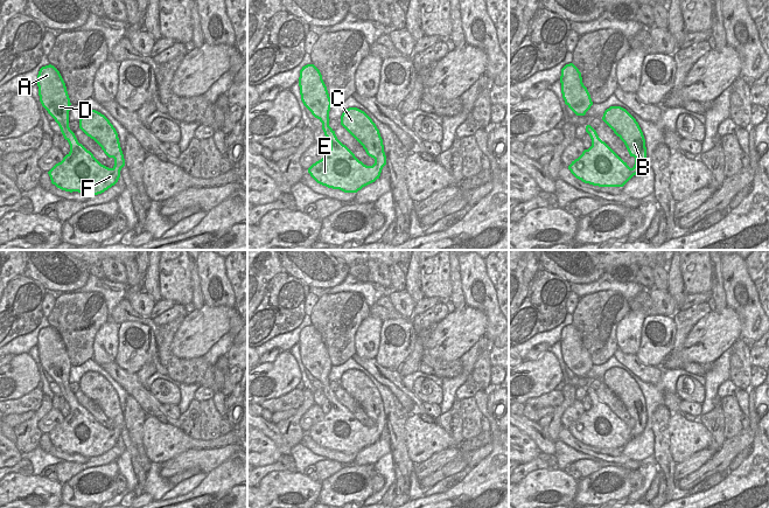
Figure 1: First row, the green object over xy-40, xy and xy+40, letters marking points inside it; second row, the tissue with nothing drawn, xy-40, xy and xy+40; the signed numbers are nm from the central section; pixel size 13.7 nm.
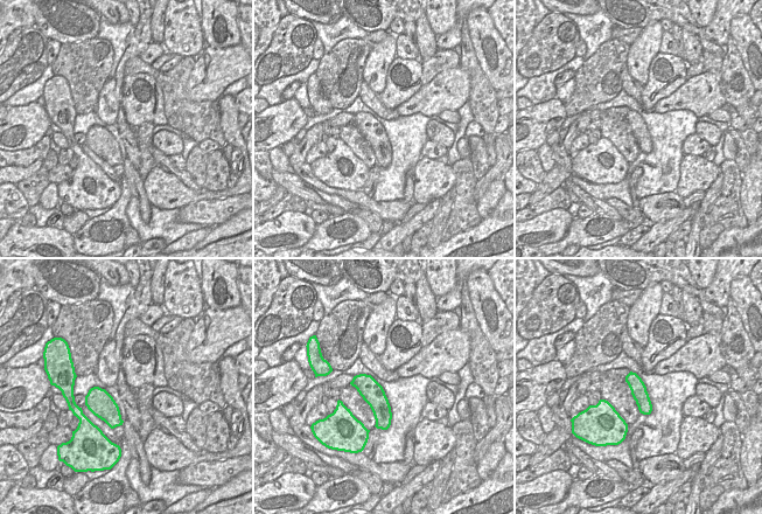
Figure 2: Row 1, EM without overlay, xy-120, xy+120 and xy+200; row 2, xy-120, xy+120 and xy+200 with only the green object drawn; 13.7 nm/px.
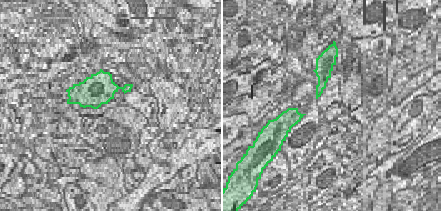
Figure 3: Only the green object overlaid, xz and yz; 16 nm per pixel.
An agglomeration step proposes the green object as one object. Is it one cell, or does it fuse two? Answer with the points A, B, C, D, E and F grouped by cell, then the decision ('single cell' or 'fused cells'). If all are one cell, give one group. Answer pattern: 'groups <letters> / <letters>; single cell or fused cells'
groups A B C D E F; single cell

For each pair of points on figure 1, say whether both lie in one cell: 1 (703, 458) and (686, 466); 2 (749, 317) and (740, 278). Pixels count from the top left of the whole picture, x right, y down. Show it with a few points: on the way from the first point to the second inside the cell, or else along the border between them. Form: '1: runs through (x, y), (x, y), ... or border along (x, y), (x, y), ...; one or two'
1: runs through (699, 458), (690, 465); one
2: runs through (752, 307), (756, 301), (749, 293), (748, 287); one

